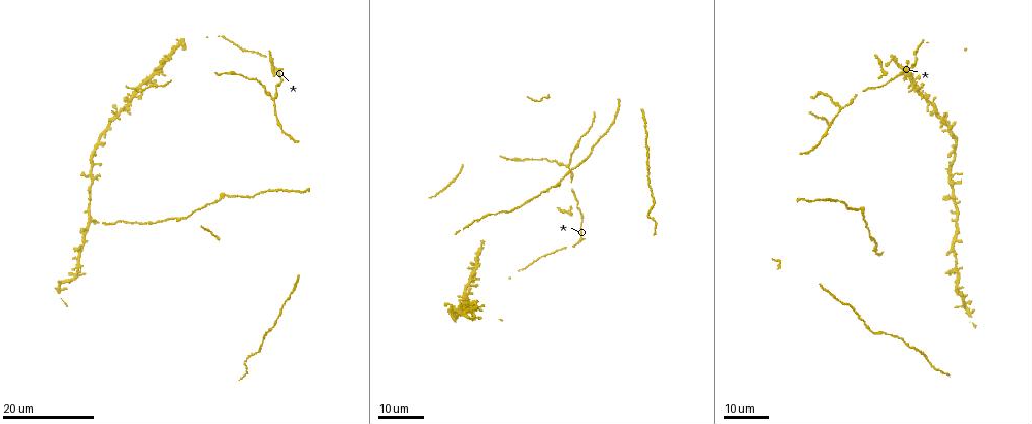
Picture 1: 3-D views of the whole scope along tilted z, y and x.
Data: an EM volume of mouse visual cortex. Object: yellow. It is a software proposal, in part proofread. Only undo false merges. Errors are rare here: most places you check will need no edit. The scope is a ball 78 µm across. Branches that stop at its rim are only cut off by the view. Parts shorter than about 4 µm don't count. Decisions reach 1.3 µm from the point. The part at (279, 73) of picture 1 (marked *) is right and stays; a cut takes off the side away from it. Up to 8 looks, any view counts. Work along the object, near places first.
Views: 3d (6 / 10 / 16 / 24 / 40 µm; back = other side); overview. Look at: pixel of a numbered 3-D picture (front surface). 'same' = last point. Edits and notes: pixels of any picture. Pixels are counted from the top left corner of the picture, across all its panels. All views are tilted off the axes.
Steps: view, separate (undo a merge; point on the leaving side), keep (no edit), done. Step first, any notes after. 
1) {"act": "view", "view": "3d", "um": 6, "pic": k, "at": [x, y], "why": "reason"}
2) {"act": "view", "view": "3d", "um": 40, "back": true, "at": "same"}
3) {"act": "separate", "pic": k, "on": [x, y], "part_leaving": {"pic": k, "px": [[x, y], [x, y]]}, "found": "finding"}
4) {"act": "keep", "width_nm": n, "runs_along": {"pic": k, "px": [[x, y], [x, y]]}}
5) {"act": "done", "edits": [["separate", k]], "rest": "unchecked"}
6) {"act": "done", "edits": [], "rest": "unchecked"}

{"act": "view", "view": "3d", "um": 24, "pic": 1, "at": [578, 142], "why": "calibre changes"}

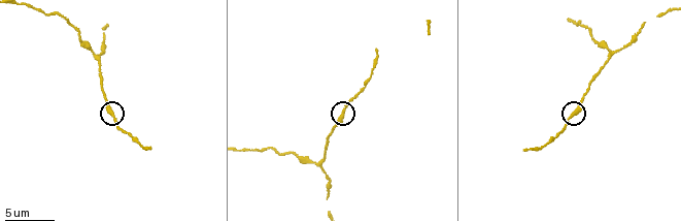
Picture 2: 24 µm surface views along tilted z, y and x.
{"act": "view", "view": "3d", "um": 10, "pic": 2, "at": [574, 115], "why": "zoom in"}

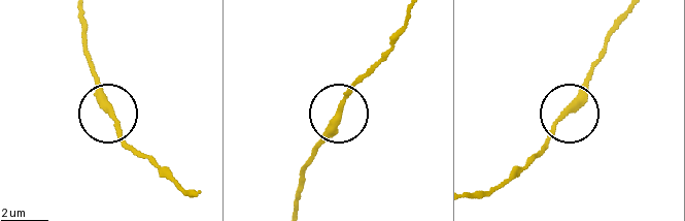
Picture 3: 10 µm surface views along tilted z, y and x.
{"act": "keep", "width_nm": 260, "runs_along": {"pic": 3, "px": [[298, 208], [319, 141], [355, 81], [373, 63]]}, "found": "one neuron here"}

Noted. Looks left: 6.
{"act": "view", "view": "3d", "um": 24, "pic": 1, "at": [576, 209]}

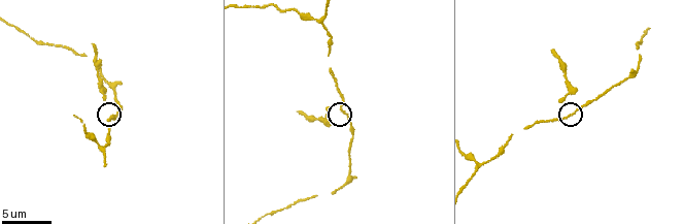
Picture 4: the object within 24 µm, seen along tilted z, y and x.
{"act": "view", "view": "3d", "um": 10, "pic": 4, "at": [339, 109], "why": "zoom in"}

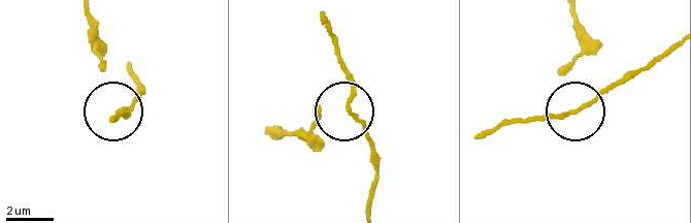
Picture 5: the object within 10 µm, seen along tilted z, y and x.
{"act": "view", "view": "3d", "um": 6, "pic": 5, "at": [348, 113]}

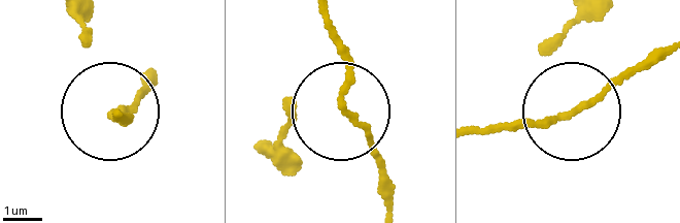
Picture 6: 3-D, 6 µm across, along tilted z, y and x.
{"act": "keep", "side_arm_um": 9, "arms": 3, "found": "all the same neuron"}

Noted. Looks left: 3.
{"act": "view", "view": "3d", "um": 10, "pic": 4, "at": [322, 19], "why": "three arms meet"}

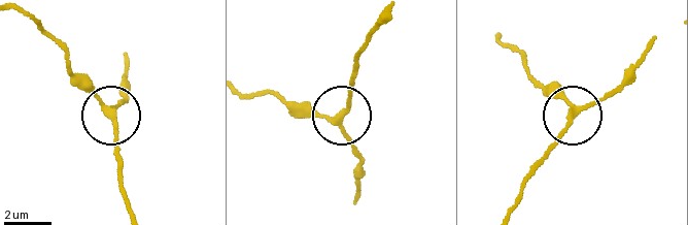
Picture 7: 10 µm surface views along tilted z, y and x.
{"act": "keep", "found": "all the same neuron"}

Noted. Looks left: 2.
{"act": "view", "view": "3d", "um": 16, "pic": 1, "at": [911, 80]}

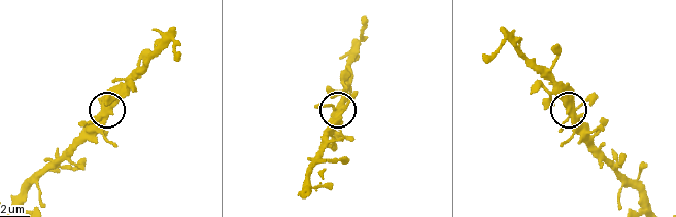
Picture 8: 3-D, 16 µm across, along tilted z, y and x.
{"act": "view", "view": "3d", "um": 10, "pic": 8, "at": [102, 110]}

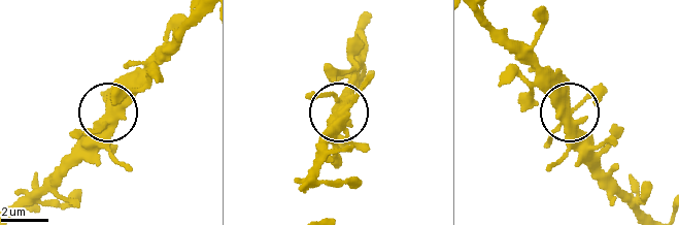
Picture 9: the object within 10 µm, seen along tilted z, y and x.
{"act": "keep", "arms": 4, "found": "continuous, no second neuron"}

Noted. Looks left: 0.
{"act": "done", "edits": [], "rest": "unchecked"}

